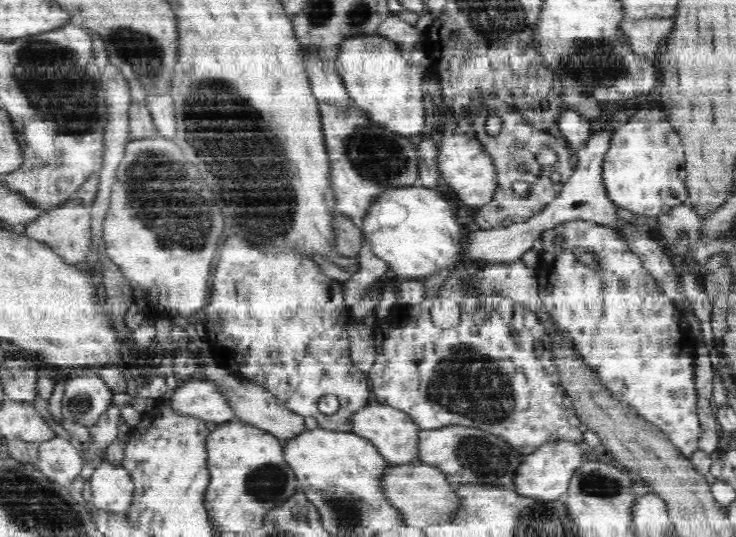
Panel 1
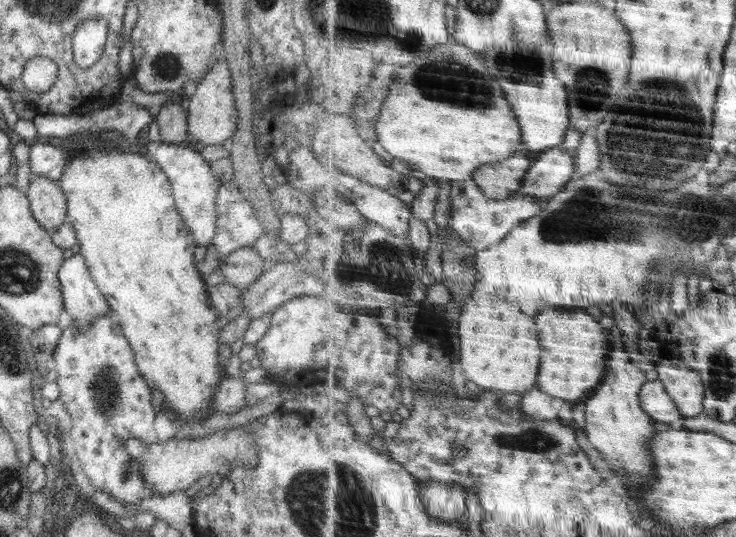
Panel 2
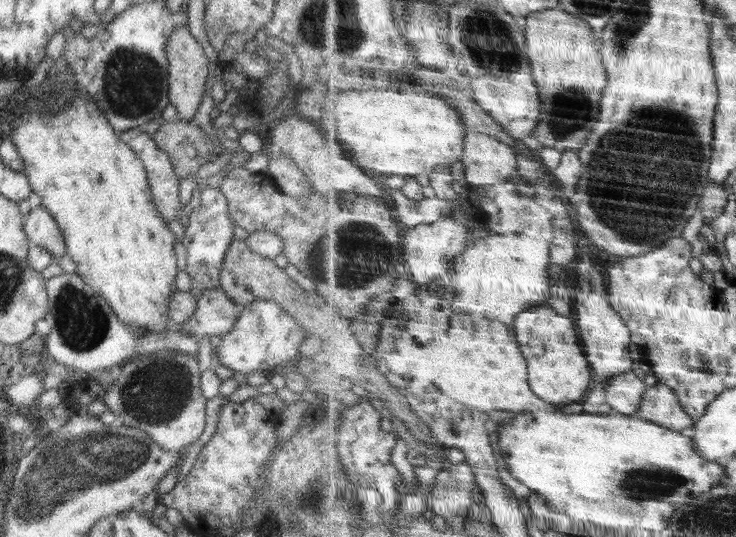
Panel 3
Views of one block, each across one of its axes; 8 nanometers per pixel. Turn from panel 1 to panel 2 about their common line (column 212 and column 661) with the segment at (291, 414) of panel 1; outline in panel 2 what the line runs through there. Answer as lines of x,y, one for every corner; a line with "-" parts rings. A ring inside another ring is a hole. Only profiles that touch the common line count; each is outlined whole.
663,358
657,364
659,379
675,398
684,418
694,418
705,412
707,388
702,375
683,362
683,358

